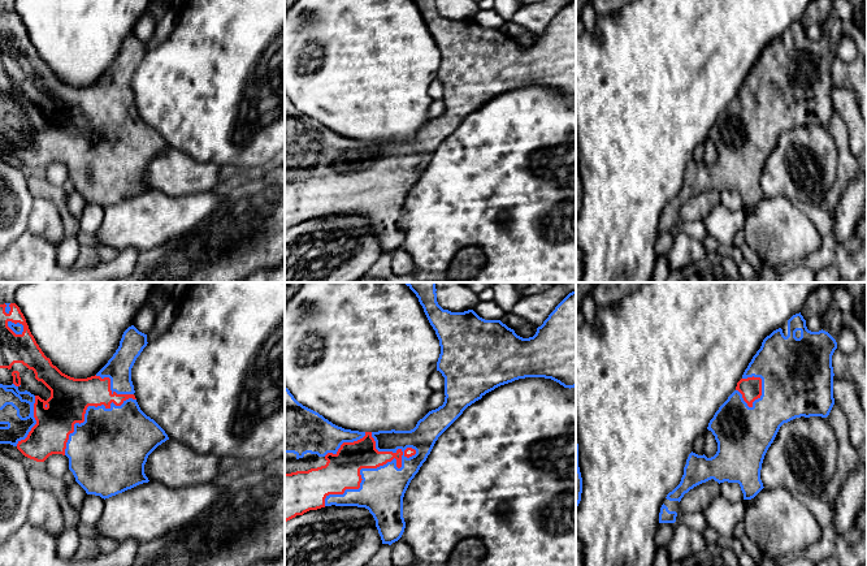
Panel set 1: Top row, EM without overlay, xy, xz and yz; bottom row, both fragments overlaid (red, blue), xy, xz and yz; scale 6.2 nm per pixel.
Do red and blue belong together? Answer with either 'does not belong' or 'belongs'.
belongs

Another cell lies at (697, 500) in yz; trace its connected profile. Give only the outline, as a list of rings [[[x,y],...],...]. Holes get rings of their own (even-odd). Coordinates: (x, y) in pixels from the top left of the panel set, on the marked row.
[[[711,479],[684,494],[680,501],[680,511],[705,513],[712,501],[720,494],[720,484]]]

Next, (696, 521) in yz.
[[[679,511],[676,517],[676,522],[680,520],[689,526],[690,528],[703,532],[703,530],[707,527],[706,518],[703,513],[682,513]]]

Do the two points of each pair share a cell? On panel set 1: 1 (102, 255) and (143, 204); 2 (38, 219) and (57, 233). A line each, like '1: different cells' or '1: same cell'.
1: different cells
2: same cell

